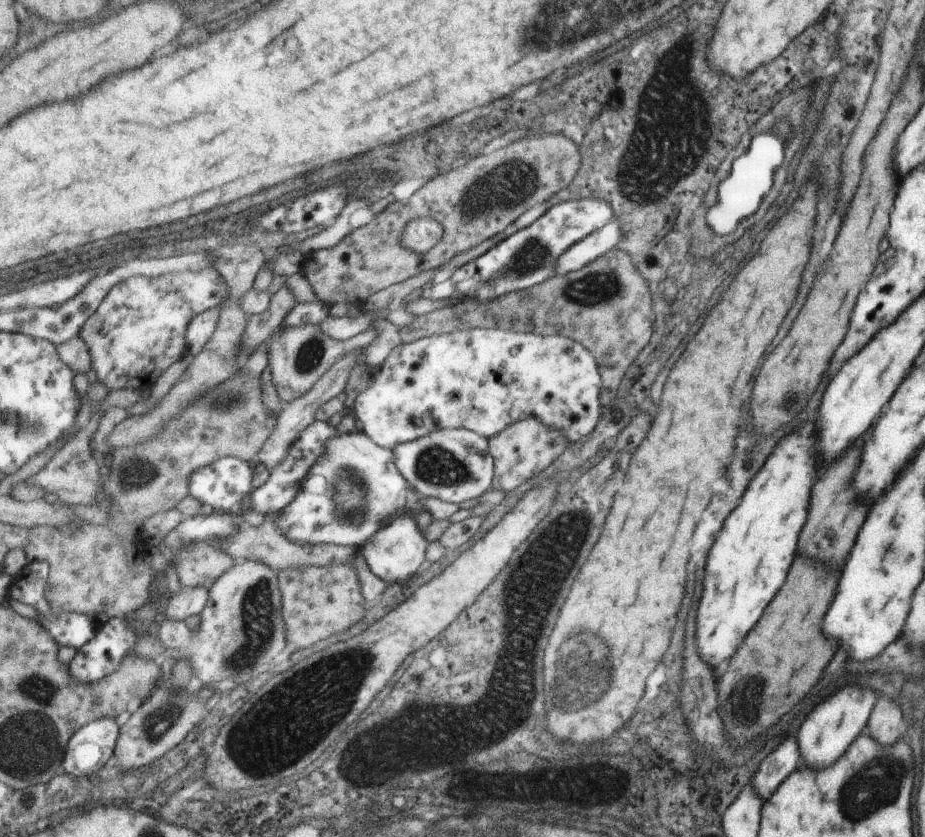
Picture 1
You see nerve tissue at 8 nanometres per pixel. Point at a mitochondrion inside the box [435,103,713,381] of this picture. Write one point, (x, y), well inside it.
(516, 184)

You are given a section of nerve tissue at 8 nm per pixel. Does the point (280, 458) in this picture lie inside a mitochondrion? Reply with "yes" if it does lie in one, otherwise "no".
no

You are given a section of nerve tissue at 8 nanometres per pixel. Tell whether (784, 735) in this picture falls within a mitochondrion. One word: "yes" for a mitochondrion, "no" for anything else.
no

